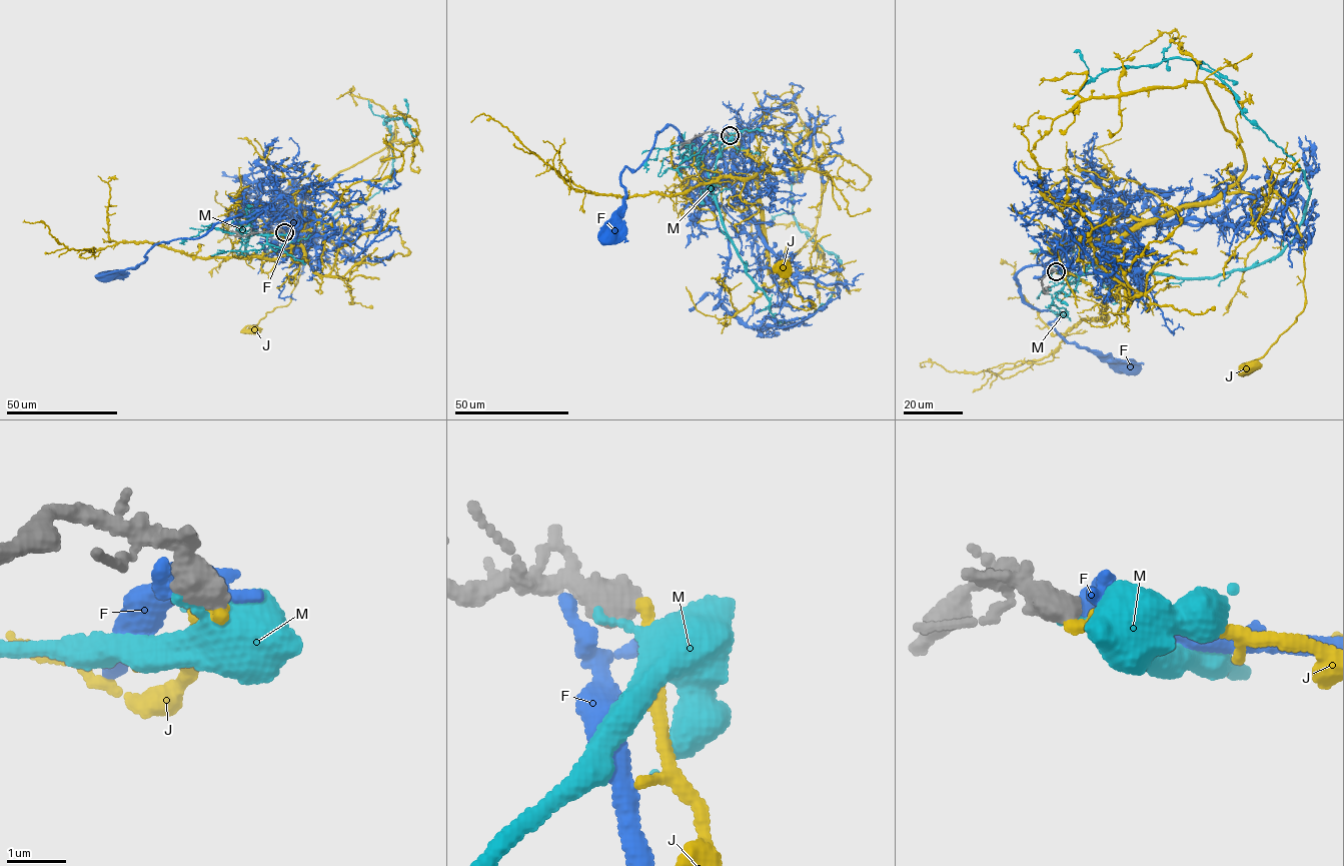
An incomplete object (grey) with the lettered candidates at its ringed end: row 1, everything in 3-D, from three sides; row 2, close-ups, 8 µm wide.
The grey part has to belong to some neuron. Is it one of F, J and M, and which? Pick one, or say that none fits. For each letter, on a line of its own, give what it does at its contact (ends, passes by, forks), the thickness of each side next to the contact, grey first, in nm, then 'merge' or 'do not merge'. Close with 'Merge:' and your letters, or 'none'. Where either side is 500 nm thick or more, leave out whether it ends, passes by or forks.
F: it ends there; 340 nm thick on the grey side, 280 nm on the other; do not merge
J: it ends there; 360 nm thick on the grey side, 200 nm on the other; do not merge
M: it ends there; 400 nm thick on the grey side, 120 nm on the other; do not merge
Merge: none

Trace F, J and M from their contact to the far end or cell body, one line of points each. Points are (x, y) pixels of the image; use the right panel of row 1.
F: (1055, 270), (1104, 271), (1105, 240), (1063, 241), (1049, 264), (1014, 277), (1068, 341), (1129, 367)
J: (1056, 271), (1114, 293), (1119, 241), (1137, 228), (1236, 192), (1275, 197), (1303, 240), (1305, 303), (1247, 369)
M: (1057, 271), (1251, 267), (1294, 236), (1311, 193), (1235, 92), (1192, 60), (1106, 69), (1066, 99)

